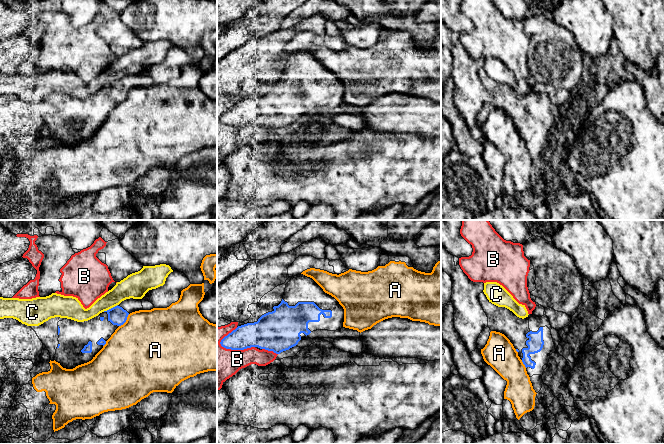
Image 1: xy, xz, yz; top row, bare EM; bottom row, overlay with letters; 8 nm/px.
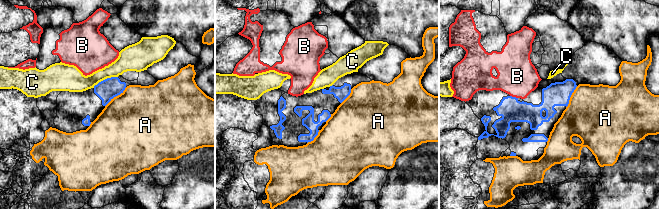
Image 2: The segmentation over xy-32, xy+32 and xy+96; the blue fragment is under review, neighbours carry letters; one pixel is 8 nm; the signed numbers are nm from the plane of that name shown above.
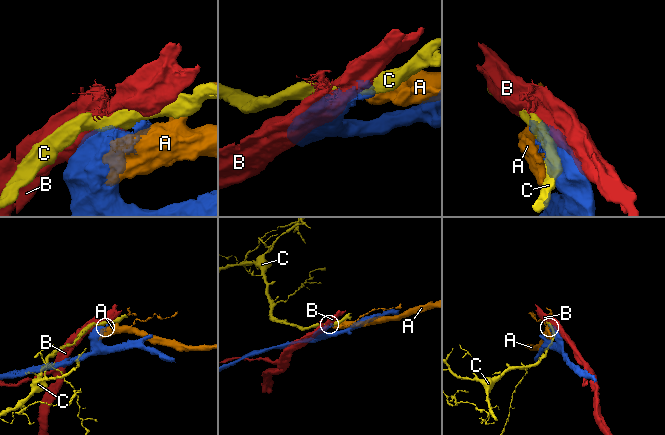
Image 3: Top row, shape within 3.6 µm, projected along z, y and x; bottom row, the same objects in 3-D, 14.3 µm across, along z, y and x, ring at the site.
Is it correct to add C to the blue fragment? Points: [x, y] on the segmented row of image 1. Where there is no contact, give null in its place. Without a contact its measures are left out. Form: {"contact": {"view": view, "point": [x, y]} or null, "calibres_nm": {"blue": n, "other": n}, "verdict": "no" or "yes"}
{"contact": {"view": "xy", "point": [111, 308]}, "calibres_nm": {"blue": 150, "other": 190}, "verdict": "no"}

